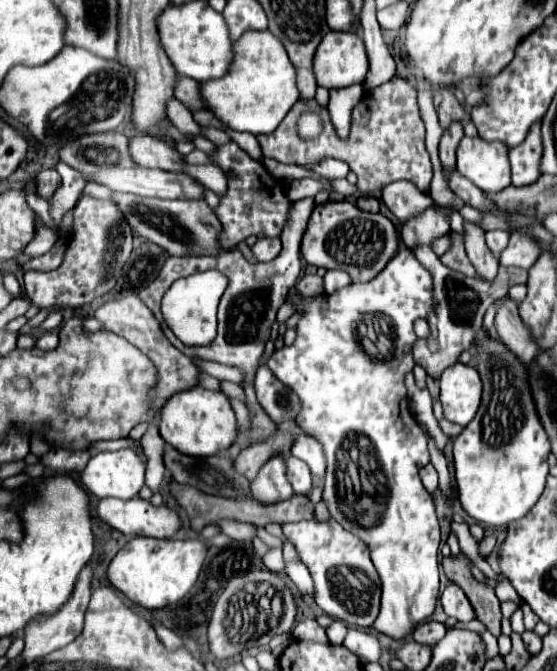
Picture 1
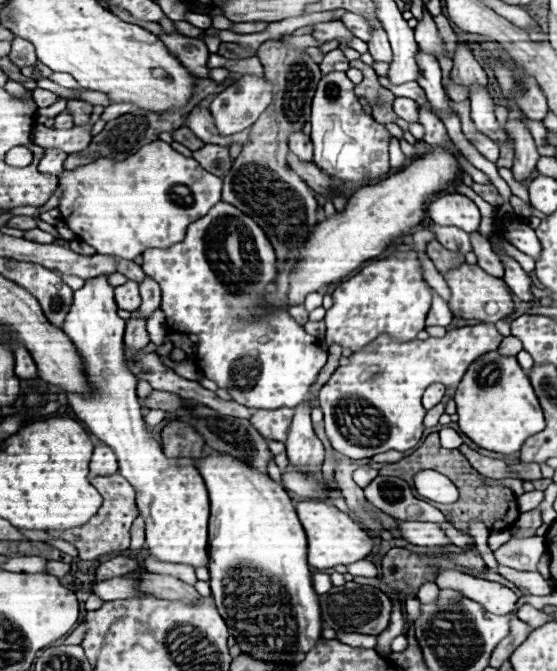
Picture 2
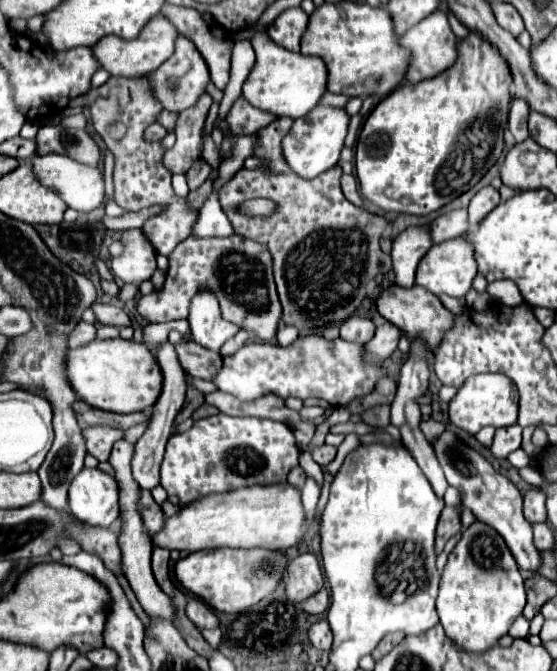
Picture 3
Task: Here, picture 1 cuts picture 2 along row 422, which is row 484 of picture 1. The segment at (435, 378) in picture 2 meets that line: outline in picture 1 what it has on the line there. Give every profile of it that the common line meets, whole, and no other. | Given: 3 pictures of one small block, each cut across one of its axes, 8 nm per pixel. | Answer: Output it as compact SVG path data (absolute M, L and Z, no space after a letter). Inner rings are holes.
M402 248L396 258L392 258L392 262L388 262L388 266L376 274L376 278L372 278L372 282L356 282L346 286L344 290L338 290L334 296L312 296L312 298L304 298L298 296L296 300L308 300L304 302L304 306L300 310L304 310L304 318L298 322L298 338L294 340L292 346L282 348L280 352L274 352L272 358L268 360L268 368L286 384L290 386L302 400L302 412L298 414L296 422L298 426L302 426L304 430L308 430L310 434L316 436L316 440L322 442L324 452L326 452L326 460L328 460L328 470L326 470L326 484L324 484L324 500L328 504L328 510L332 514L332 518L336 518L346 530L350 530L352 534L356 534L358 538L362 538L372 554L372 562L380 574L382 580L382 606L380 606L380 614L376 618L376 622L372 624L374 630L394 638L394 640L404 640L412 634L412 630L416 628L416 624L420 624L422 620L430 618L430 614L436 608L436 600L440 593L439 579L439 552L441 542L441 531L436 520L436 512L434 512L434 504L432 504L432 496L426 492L426 488L420 482L418 470L422 466L426 466L430 462L428 456L428 438L424 436L424 432L420 430L416 418L410 412L408 406L408 394L406 394L406 386L404 386L404 374L410 372L414 368L414 358L412 358L412 344L416 342L416 334L414 334L414 320L416 318L428 318L430 306L432 306L432 276L428 274L428 270L424 270L420 266L420 262L414 258L414 254L408 248Z

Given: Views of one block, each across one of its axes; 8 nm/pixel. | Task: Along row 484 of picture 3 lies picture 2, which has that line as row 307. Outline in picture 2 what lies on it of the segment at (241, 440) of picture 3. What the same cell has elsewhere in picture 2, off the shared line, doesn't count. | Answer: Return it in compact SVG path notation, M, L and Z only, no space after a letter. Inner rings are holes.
M222 200L208 212L208 216L202 216L188 226L180 244L174 244L172 248L148 248L142 258L142 270L162 288L162 310L168 328L172 332L196 334L200 338L196 364L208 380L214 380L218 388L228 390L238 404L258 410L292 408L306 398L308 388L326 364L328 352L322 350L320 342L306 334L284 310L272 310L262 316L250 314L250 310L262 302L266 284L276 276L274 248L268 244L264 230L250 216Z

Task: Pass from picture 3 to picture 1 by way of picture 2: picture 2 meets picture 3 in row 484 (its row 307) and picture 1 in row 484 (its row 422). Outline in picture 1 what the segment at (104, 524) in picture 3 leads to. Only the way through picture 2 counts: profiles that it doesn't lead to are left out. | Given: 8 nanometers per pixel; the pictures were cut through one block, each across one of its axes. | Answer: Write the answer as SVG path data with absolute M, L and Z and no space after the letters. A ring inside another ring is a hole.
M130 448L98 452L80 474L84 488L98 498L130 500L144 486L146 464Z

